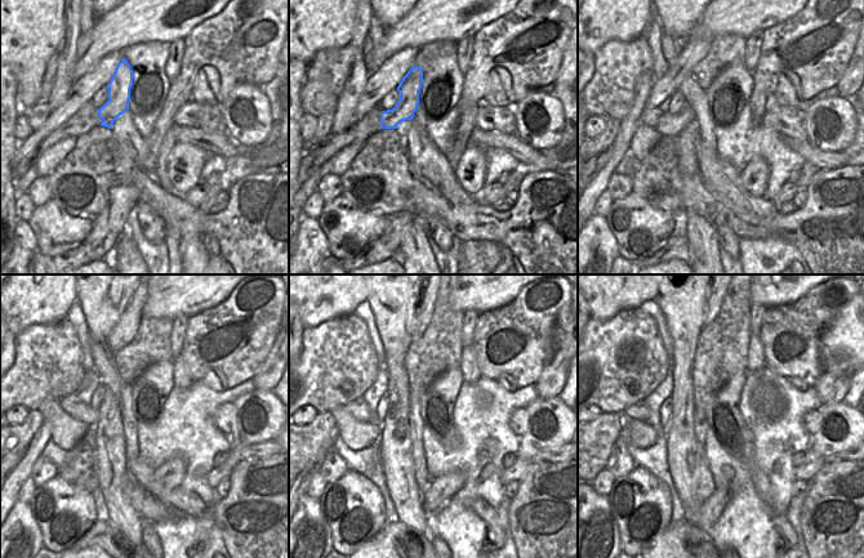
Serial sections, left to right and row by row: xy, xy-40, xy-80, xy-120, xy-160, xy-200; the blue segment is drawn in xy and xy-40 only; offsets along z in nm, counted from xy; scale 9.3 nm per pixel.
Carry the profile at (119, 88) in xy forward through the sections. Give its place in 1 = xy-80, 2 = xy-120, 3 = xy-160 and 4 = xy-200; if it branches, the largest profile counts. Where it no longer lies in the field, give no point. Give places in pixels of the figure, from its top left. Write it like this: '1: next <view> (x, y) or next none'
1: next xy-80 (666, 124)
2: next xy-120 (71, 405)
3: next xy-160 (359, 409)
4: next xy-200 (638, 410)

